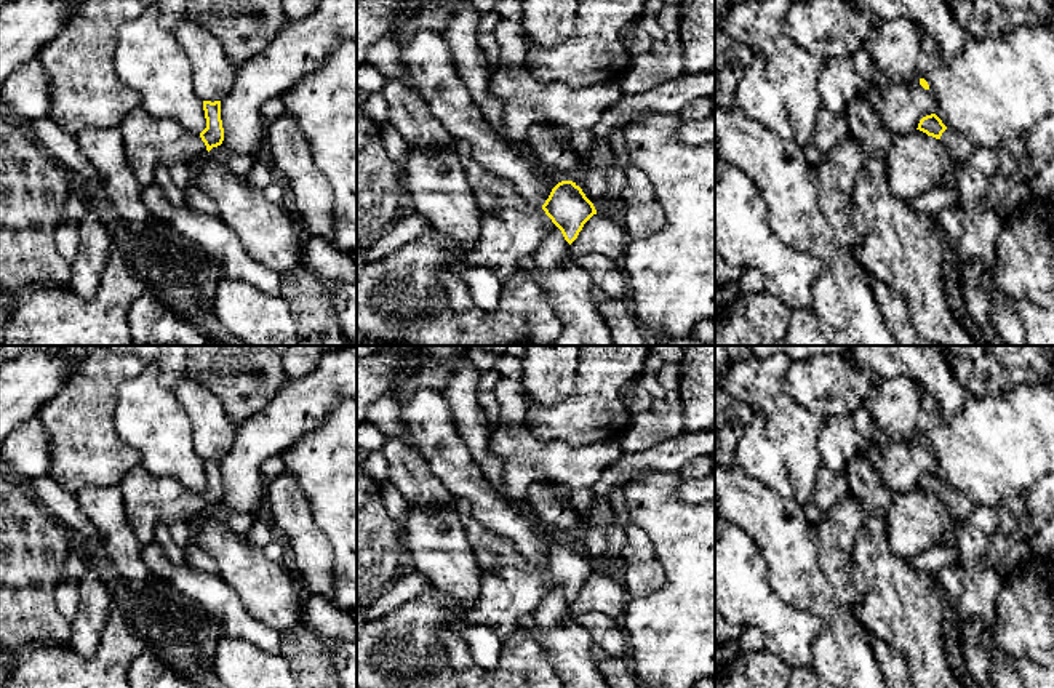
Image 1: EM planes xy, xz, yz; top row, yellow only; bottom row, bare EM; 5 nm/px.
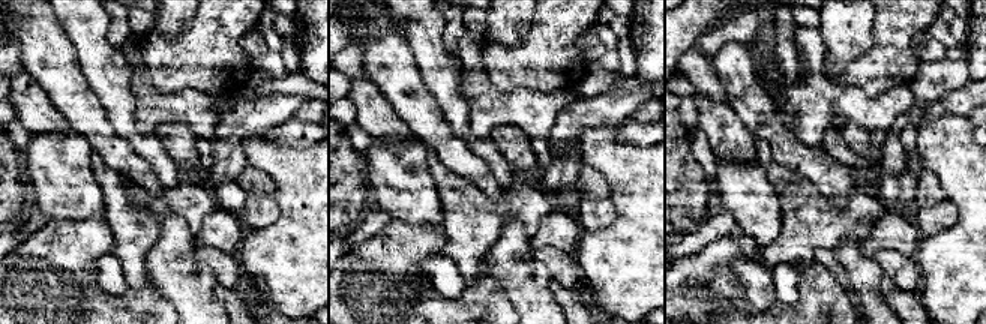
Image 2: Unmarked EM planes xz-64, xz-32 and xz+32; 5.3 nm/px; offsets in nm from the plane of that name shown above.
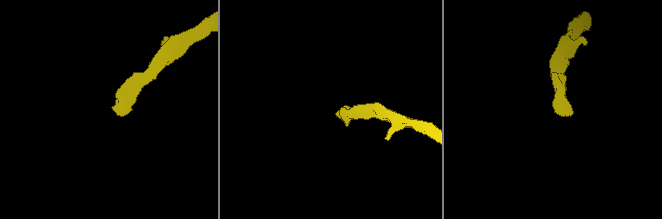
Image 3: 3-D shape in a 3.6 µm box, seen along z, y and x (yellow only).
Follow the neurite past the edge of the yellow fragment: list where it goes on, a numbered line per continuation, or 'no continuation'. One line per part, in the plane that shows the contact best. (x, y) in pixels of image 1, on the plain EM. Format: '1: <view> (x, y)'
1: xz (511, 586)

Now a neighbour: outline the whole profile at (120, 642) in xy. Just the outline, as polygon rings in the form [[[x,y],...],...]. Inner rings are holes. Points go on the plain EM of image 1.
[[[112,602],[112,610],[101,635],[98,651],[85,659],[67,646],[6,646],[0,656],[11,656],[14,666],[5,688],[131,688],[128,669],[134,658],[149,648],[146,637]]]

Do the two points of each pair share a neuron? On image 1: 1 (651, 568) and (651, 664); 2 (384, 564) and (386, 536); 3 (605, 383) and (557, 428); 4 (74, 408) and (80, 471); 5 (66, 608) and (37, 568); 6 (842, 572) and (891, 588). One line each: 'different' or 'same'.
1: different
2: same
3: same
4: same
5: different
6: different

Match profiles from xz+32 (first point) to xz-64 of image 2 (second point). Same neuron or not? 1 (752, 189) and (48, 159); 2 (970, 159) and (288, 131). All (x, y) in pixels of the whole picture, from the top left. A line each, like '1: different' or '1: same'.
1: same
2: different

